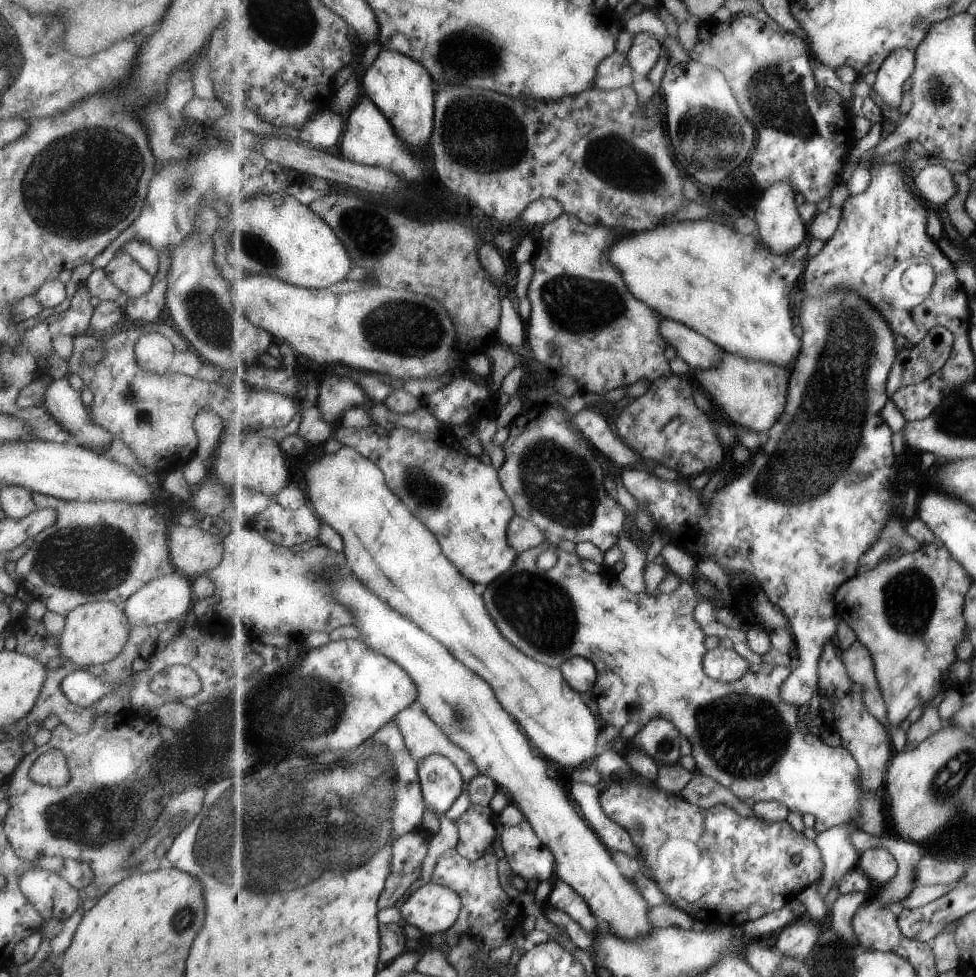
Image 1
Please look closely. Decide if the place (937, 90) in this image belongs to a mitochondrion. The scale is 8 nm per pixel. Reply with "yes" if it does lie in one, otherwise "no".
yes

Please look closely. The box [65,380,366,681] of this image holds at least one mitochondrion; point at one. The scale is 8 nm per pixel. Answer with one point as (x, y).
(129, 399)

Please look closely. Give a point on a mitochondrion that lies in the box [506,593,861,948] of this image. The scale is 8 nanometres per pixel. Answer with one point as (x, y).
(746, 735)

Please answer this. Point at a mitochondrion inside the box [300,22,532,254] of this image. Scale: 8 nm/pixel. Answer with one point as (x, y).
(474, 53)

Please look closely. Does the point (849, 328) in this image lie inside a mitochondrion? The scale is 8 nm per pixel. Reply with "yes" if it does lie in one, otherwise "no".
yes

